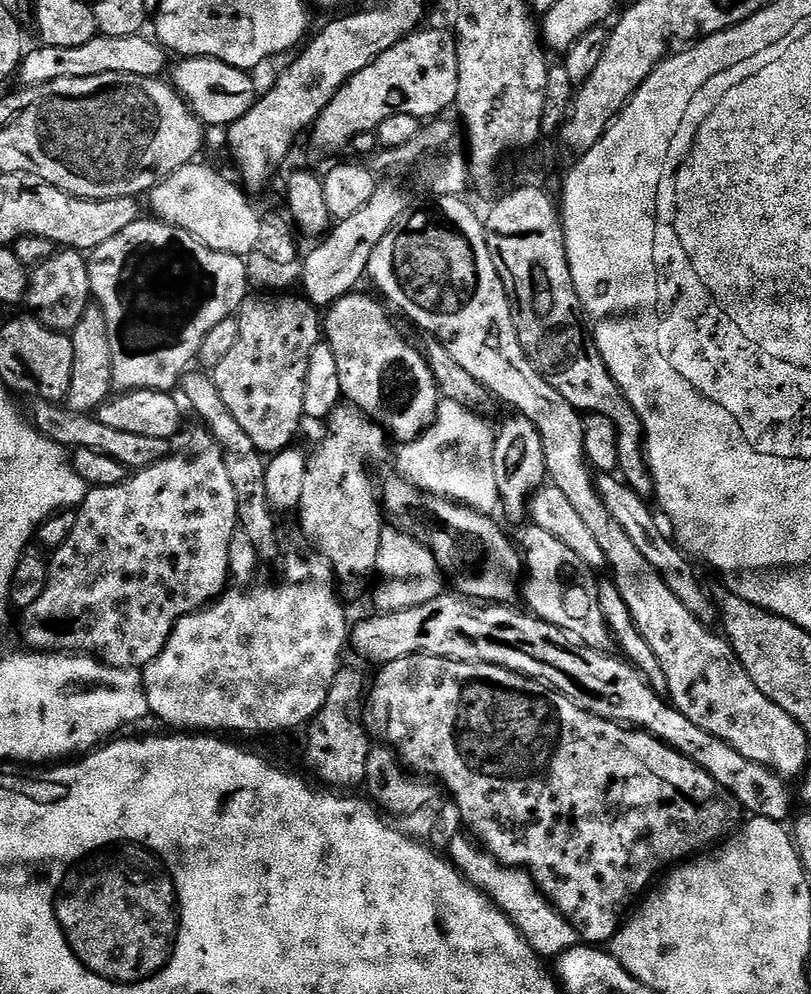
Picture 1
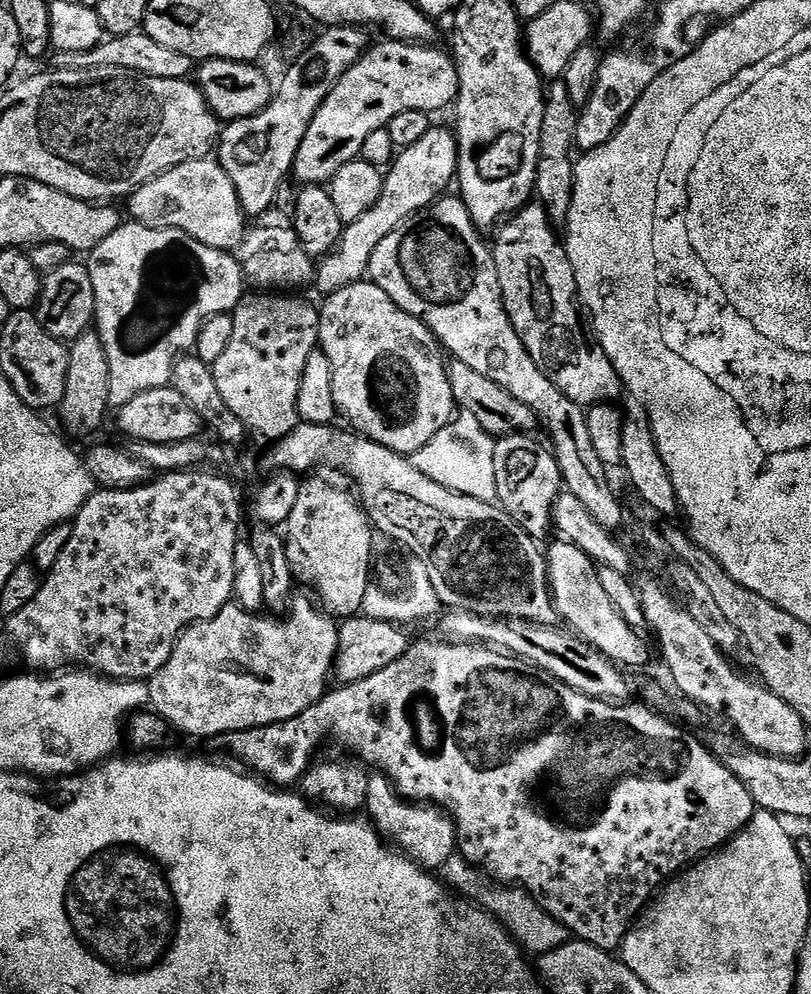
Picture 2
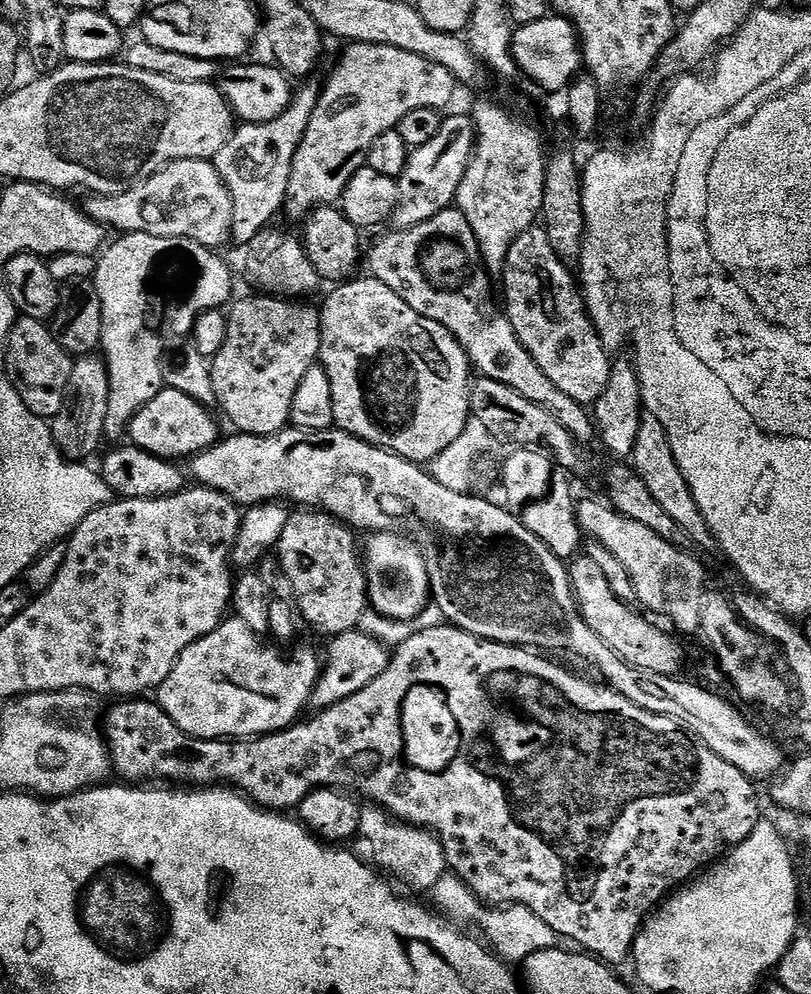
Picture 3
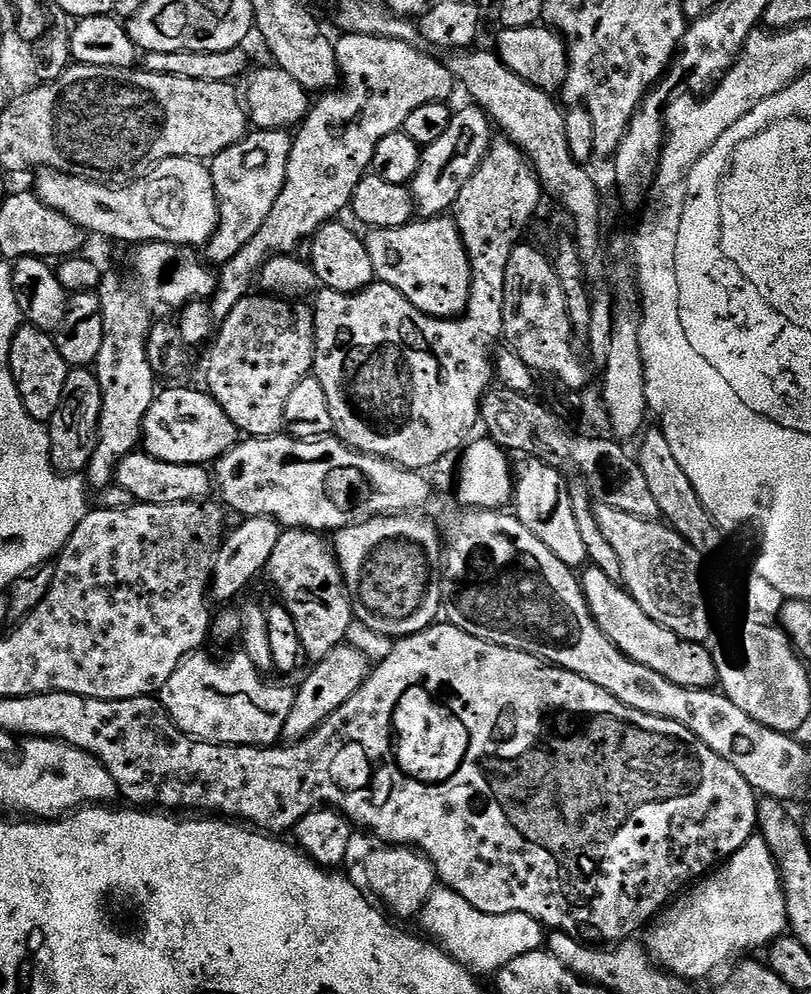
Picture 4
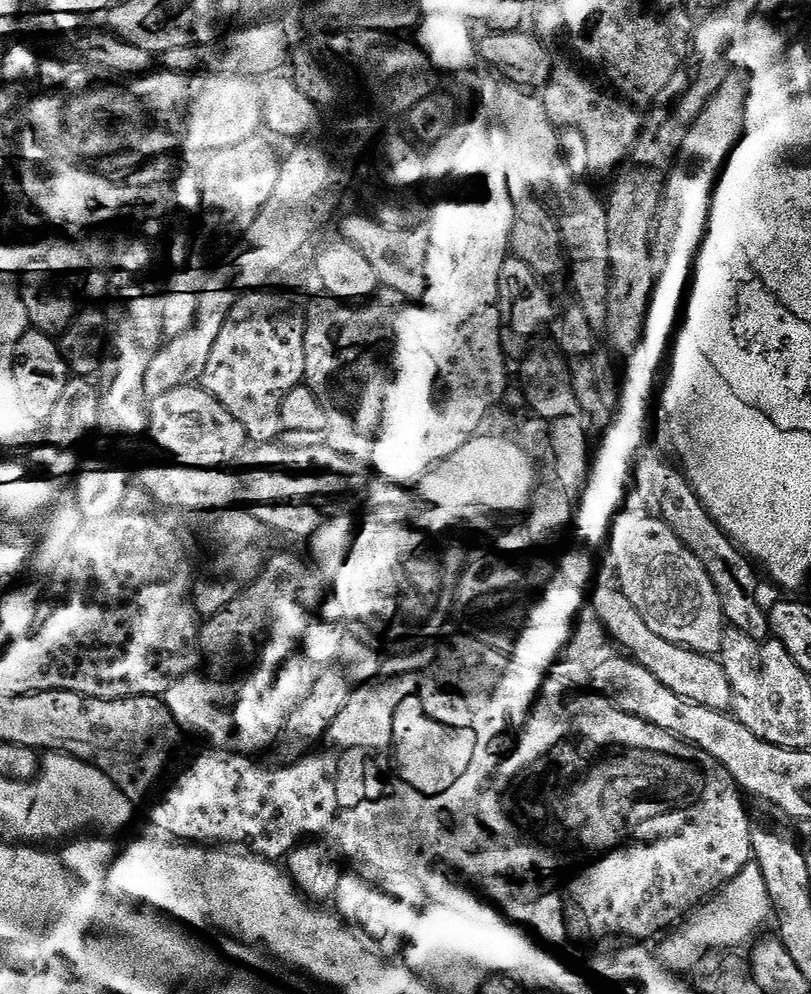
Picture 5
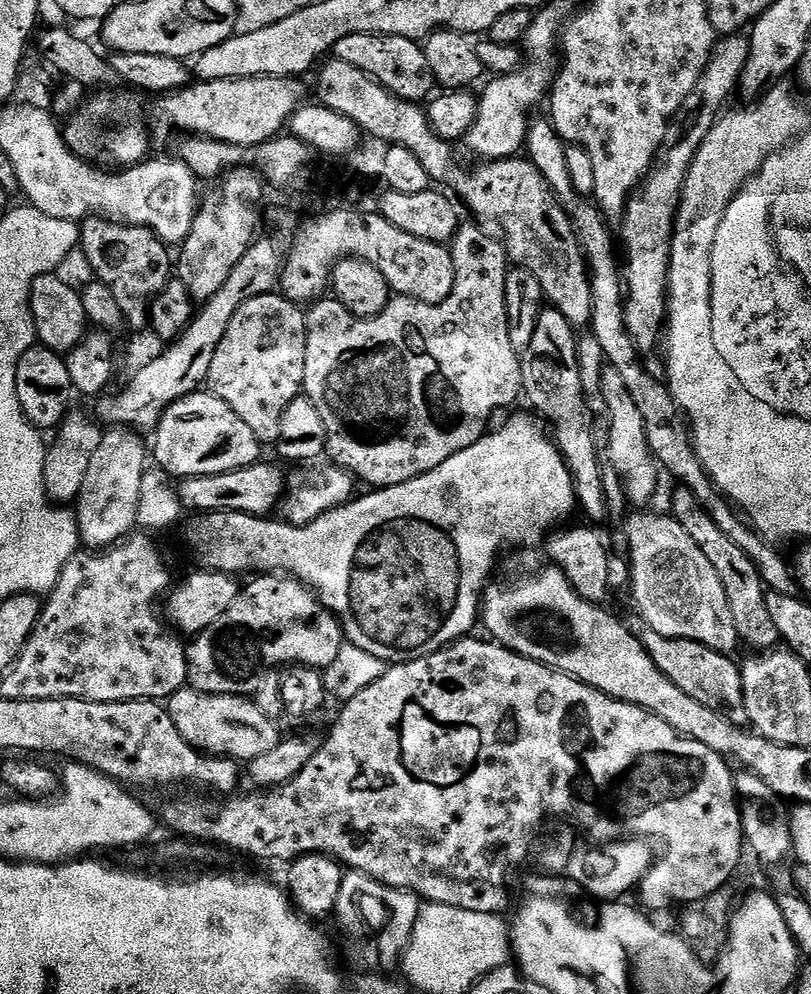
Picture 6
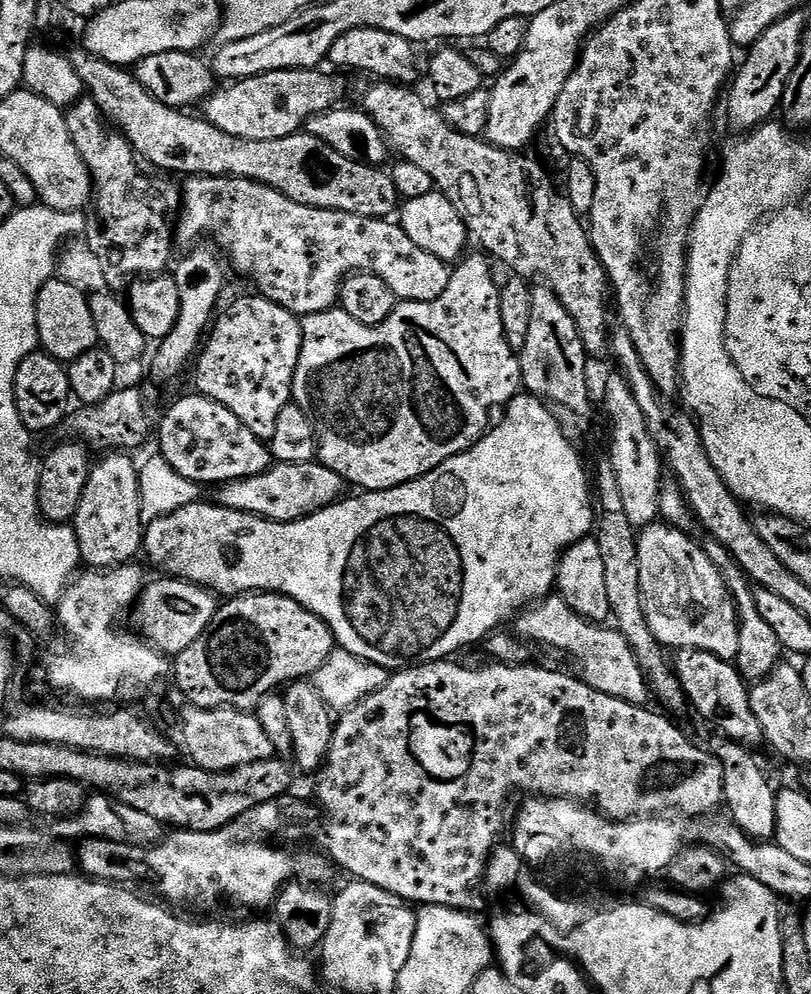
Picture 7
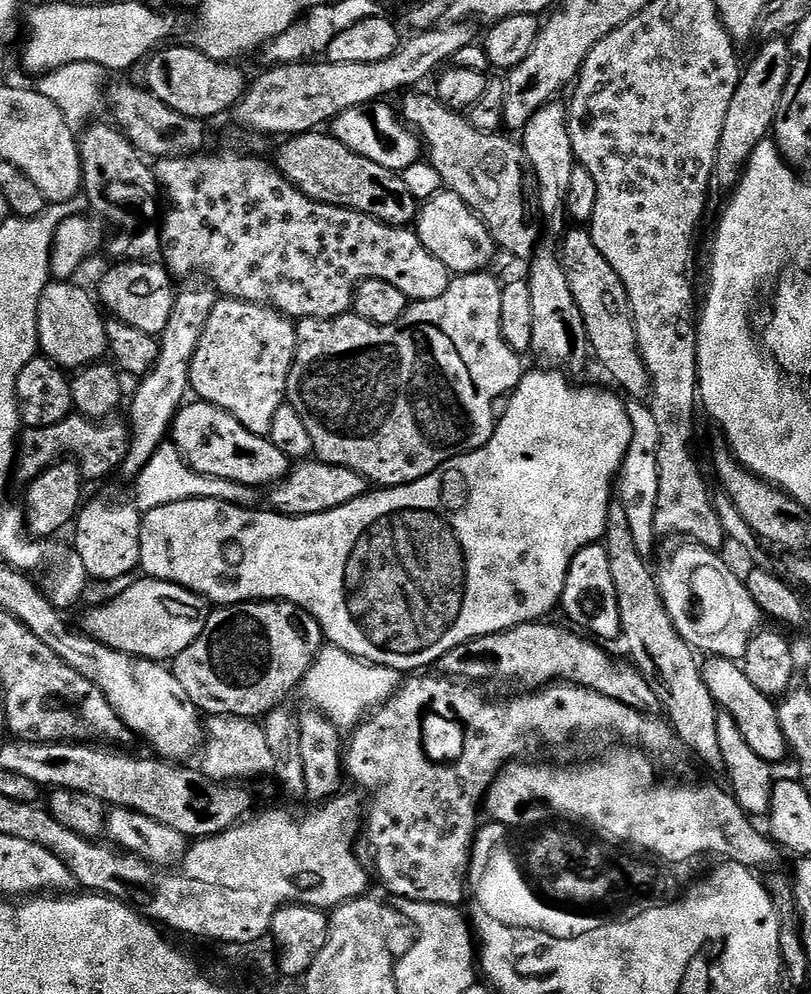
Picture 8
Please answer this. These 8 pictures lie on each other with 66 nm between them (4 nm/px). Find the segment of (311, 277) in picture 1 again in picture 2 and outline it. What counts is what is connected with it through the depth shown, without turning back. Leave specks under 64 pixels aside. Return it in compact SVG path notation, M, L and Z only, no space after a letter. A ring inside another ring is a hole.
M433 126L420 141L414 142L414 146L403 149L387 169L384 176L384 189L380 192L378 202L370 211L362 214L362 218L347 225L335 252L323 257L315 265L315 287L320 287L321 293L327 294L365 279L368 276L368 263L378 242L382 242L386 234L393 232L405 220L435 204L441 199L445 191L443 188L448 183L453 183L457 155L456 133L451 127Z

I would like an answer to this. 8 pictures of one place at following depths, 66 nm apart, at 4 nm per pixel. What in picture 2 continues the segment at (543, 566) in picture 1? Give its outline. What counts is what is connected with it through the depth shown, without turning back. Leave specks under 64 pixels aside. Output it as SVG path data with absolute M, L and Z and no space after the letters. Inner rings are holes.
M567 542L559 543L546 548L548 582L557 617L561 621L565 620L569 624L567 627L575 635L591 648L598 649L608 660L625 669L642 667L648 660L648 648L640 637L643 635L624 621L610 602L606 590L602 590L600 568L596 561L591 560L578 546Z

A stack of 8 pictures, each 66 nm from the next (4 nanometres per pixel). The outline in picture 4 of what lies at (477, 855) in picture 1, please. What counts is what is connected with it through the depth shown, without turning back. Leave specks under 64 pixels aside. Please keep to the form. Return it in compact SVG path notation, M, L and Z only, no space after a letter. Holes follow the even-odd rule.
M438 886L430 894L430 898L418 913L419 920L425 928L423 931L435 943L476 974L499 973L514 958L524 956L527 952L539 952L546 944L546 929L539 920L521 912L497 916L482 914L482 910L474 910L474 906L470 906L470 902L462 898L462 894L443 886Z

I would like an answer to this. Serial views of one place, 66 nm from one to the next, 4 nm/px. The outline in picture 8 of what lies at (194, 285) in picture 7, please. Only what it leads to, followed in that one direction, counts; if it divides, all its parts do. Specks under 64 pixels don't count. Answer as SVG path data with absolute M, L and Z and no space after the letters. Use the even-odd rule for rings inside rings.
M211 287L188 288L177 291L174 310L170 310L170 322L166 322L166 330L158 337L160 353L156 363L146 376L139 381L136 393L131 393L127 405L126 423L130 429L128 453L124 455L122 472L129 478L135 478L151 460L151 456L169 439L172 422L180 413L185 403L184 391L189 391L188 375L194 358L194 350L202 338L202 330L206 330L206 322L210 318L210 310L214 310L218 296Z

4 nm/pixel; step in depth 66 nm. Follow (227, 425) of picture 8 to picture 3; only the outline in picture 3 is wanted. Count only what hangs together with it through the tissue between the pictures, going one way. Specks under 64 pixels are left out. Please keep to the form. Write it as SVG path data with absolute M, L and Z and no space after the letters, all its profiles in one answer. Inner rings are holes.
M165 387L164 391L150 398L150 402L146 402L146 406L134 414L126 436L135 447L146 450L151 456L191 458L211 448L218 439L216 420L211 414L207 407L182 394L181 390Z

